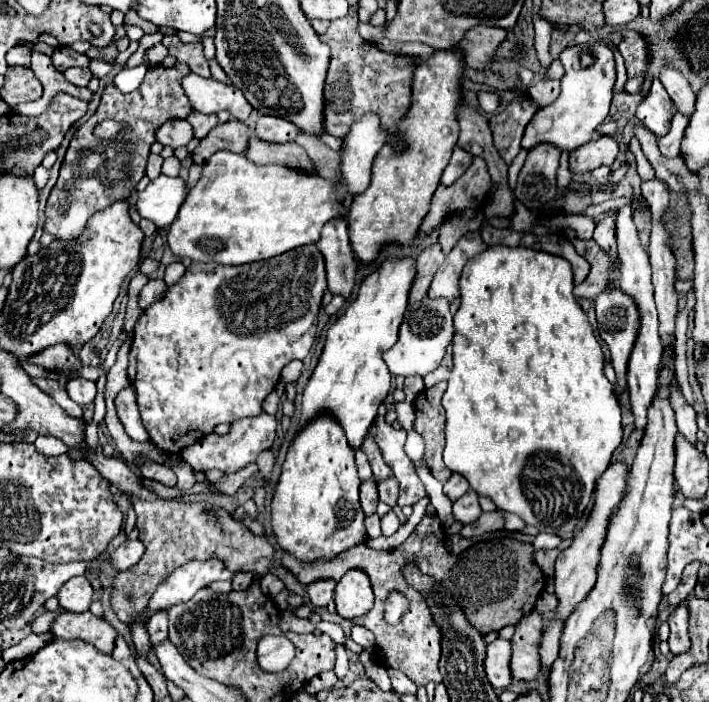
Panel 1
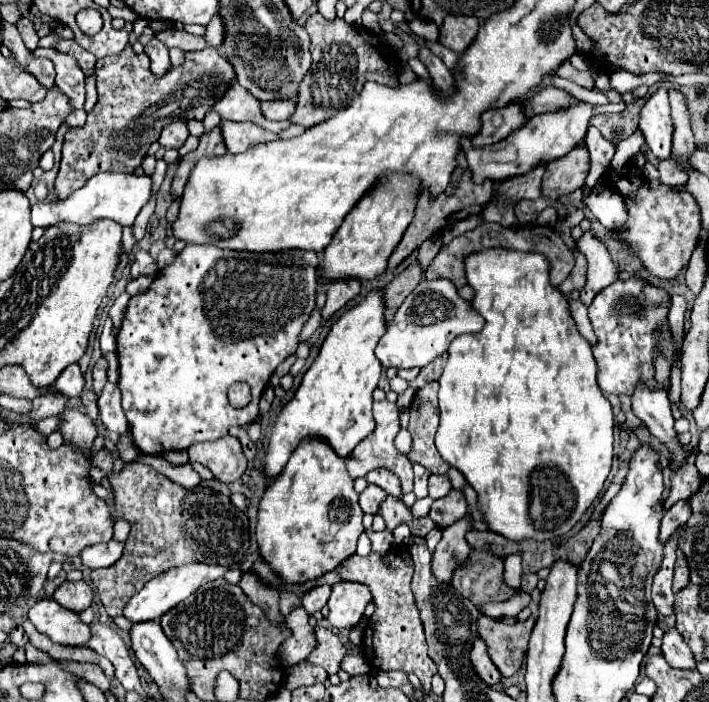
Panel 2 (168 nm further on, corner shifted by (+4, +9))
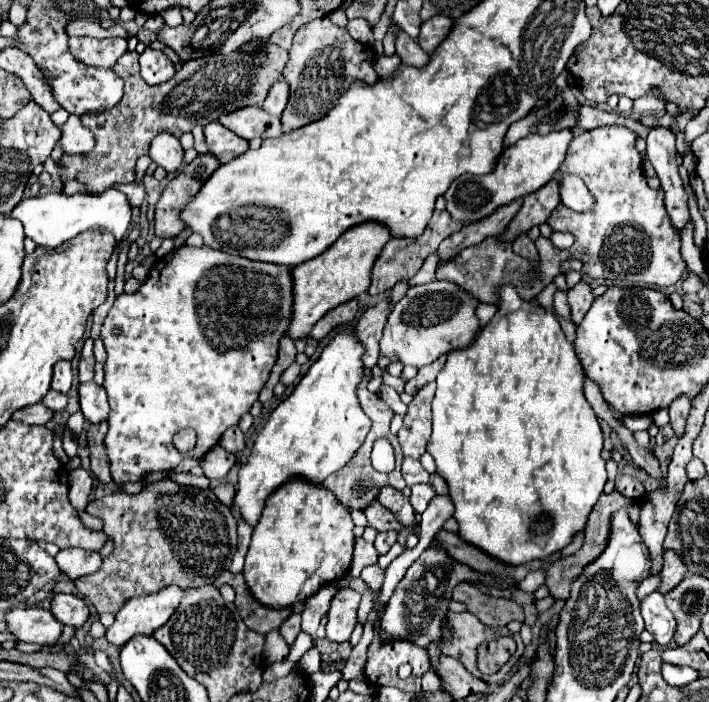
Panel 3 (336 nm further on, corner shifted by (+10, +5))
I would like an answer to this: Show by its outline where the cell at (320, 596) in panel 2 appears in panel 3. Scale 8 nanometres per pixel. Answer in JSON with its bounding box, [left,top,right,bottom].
[301,584,337,640]

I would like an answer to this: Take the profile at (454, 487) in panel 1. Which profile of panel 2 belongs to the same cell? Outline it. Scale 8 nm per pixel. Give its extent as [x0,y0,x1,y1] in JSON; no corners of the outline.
[429,474,451,500]

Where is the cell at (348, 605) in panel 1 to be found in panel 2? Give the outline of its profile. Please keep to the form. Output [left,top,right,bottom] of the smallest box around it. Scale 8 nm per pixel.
[329,582,371,628]

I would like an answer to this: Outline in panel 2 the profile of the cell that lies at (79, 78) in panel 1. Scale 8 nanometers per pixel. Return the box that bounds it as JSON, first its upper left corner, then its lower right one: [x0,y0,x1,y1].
[33,48,85,110]

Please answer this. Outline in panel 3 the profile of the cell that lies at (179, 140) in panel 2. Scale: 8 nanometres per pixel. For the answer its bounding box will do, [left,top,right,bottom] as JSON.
[149,132,183,172]

